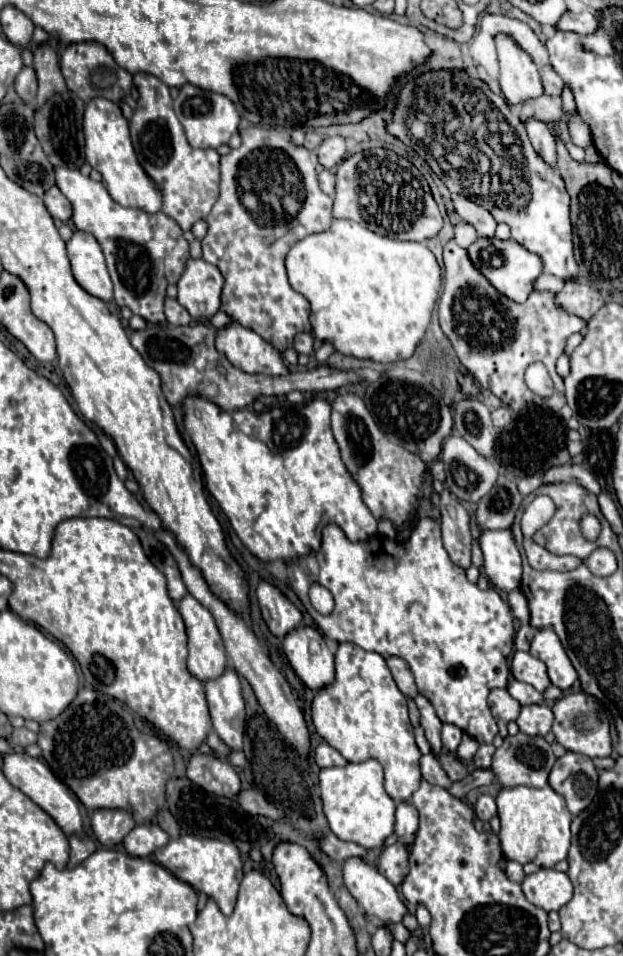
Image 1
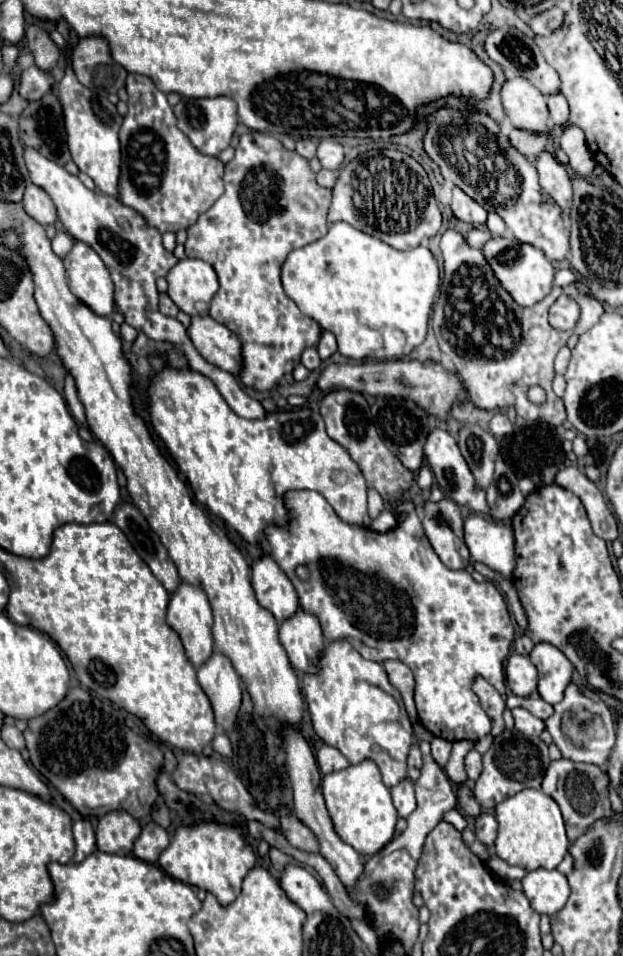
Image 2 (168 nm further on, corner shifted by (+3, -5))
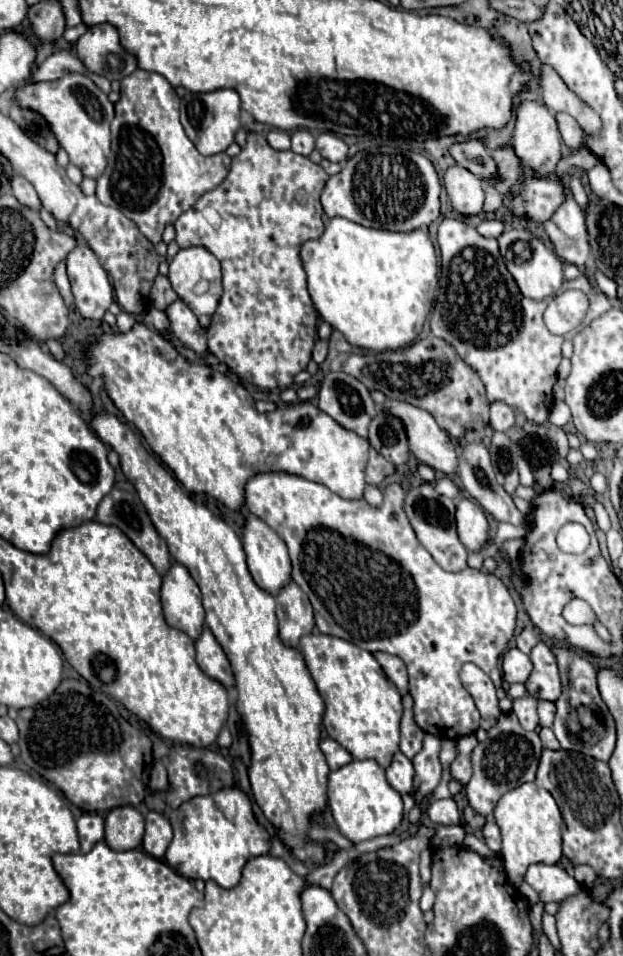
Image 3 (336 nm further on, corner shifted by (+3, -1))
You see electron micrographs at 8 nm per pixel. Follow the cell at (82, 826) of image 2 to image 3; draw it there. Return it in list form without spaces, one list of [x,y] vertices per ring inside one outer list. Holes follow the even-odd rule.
[[[83,813],[77,819],[79,841],[81,841],[81,851],[83,853],[89,853],[95,843],[103,841],[103,827],[105,827],[105,821],[97,813]]]

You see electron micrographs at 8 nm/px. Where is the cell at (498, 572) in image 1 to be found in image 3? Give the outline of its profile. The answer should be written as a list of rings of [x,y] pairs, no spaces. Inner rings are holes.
[[[463,497],[457,503],[455,521],[457,521],[459,541],[469,551],[477,551],[489,539],[489,523],[487,523],[487,517],[485,517],[483,509],[475,501]]]

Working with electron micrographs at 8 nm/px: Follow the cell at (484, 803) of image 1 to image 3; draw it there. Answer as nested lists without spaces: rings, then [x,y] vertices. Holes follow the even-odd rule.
[[[489,819],[485,823],[485,827],[483,827],[483,839],[485,839],[485,843],[487,843],[487,847],[491,851],[495,851],[495,853],[501,851],[501,833],[499,833],[499,827],[497,827],[497,823],[493,819]]]

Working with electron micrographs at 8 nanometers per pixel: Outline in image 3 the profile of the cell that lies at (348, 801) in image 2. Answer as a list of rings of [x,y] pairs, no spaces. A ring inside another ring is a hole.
[[[353,759],[341,769],[331,771],[327,795],[329,795],[329,809],[337,829],[353,843],[373,839],[379,835],[389,835],[403,821],[401,795],[393,791],[393,787],[389,787],[385,779],[385,771],[373,759],[365,759],[365,761]]]

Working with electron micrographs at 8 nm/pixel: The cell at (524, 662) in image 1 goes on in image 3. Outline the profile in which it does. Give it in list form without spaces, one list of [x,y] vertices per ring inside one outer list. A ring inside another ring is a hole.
[[[517,647],[509,649],[503,655],[503,679],[507,683],[525,683],[533,665],[529,655],[521,653]]]

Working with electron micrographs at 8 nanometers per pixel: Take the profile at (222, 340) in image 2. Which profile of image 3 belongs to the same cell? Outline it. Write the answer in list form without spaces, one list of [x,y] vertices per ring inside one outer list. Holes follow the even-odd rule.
[[[181,299],[173,301],[171,305],[167,305],[165,315],[171,323],[171,331],[173,335],[185,343],[191,351],[203,355],[207,353],[207,337],[205,337],[205,329],[197,323],[197,317],[189,311],[189,307],[185,307],[185,303]]]

